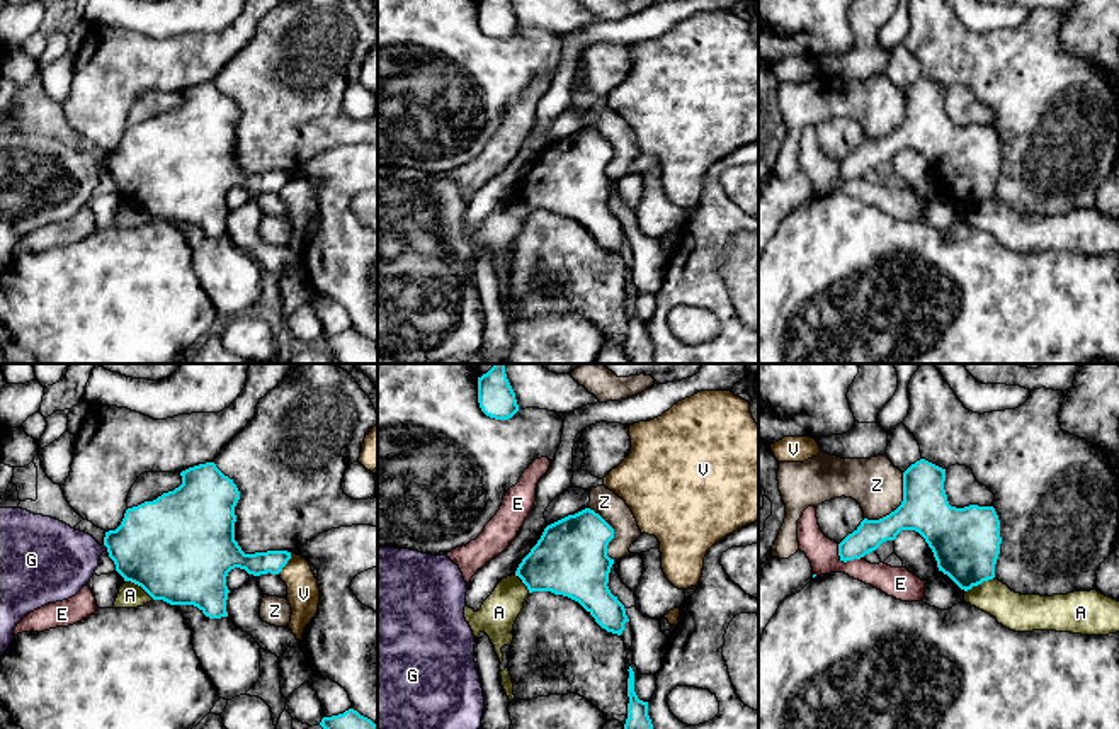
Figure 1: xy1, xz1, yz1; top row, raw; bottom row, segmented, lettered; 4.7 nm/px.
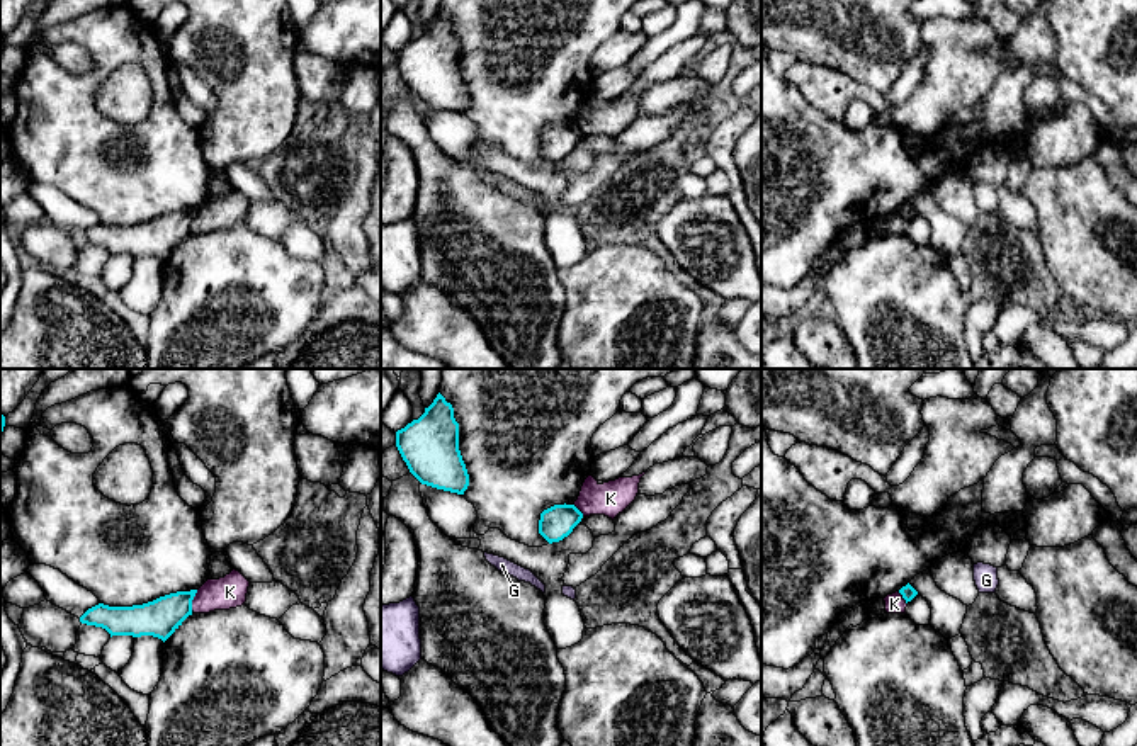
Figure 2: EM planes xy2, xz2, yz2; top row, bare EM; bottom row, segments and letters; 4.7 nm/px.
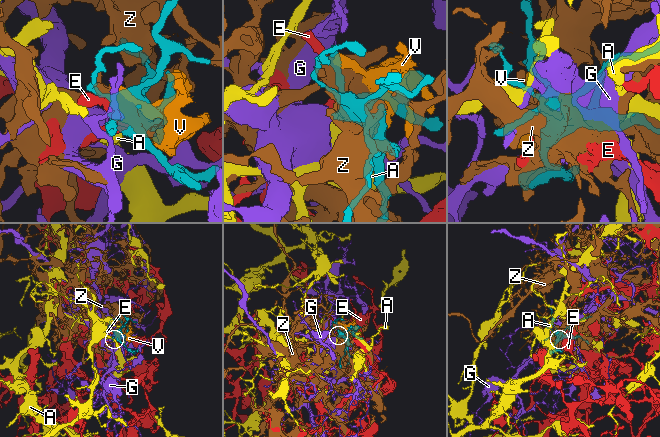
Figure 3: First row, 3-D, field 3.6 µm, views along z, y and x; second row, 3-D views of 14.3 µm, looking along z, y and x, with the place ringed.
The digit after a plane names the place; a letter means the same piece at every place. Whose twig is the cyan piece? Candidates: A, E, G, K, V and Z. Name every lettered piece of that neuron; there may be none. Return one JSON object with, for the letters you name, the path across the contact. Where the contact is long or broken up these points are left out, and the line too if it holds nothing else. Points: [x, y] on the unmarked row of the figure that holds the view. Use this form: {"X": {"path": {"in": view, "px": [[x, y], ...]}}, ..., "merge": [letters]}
{"merge": ["G"]}

